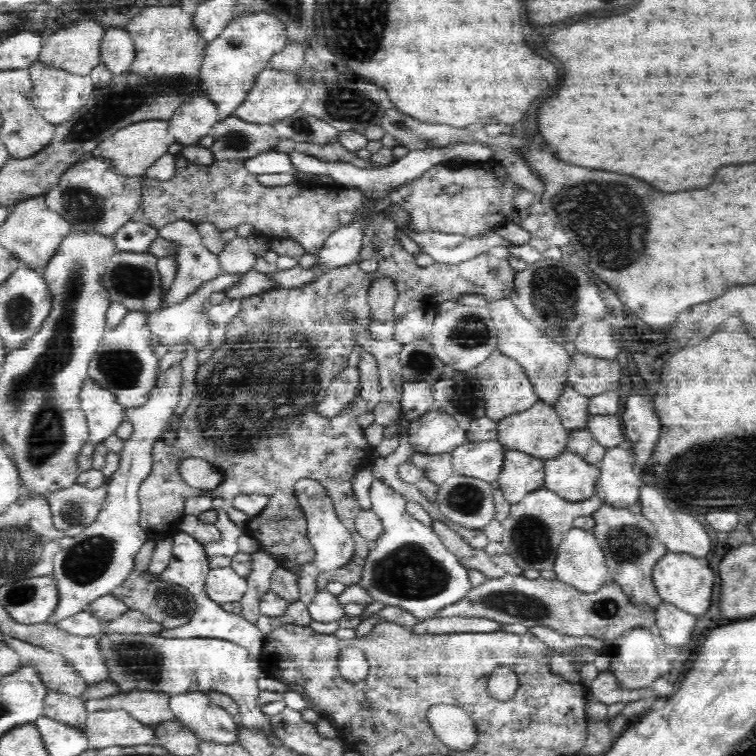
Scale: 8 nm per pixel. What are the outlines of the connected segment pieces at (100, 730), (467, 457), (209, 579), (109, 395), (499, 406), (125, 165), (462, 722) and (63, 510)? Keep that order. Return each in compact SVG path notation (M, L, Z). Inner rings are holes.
M124 710L90 712L86 727L89 750L92 751L114 746L150 744L155 736L153 726L138 722Z
M497 438L459 444L451 450L453 472L491 483L502 472L506 452Z
M231 565L211 568L205 578L205 591L218 604L239 601L247 587L247 580Z
M90 379L84 382L80 402L88 425L88 440L93 444L115 434L118 426L129 416L129 410L118 401L114 391Z
M498 350L491 352L470 370L480 380L485 398L485 416L492 420L498 422L510 416L530 411L530 408L539 402L523 368L514 359L501 354Z
M143 120L129 124L126 125L126 128L112 133L96 148L92 148L90 154L92 154L92 159L106 161L118 176L130 177L130 179L141 178L160 157L169 153L169 147L174 143L174 140L168 130L169 124L166 120Z
M438 706L428 712L430 725L436 735L452 748L466 749L475 742L475 728L462 708Z
M108 453L108 456L105 458L105 464L101 468L102 474L104 474L104 480L102 480L102 484L96 486L96 488L87 488L86 486L80 485L77 481L74 481L66 488L56 489L54 492L47 494L54 524L66 537L74 538L74 536L78 536L78 534L81 534L81 532L84 532L86 528L96 522L96 518L98 518L100 510L104 508L106 498L108 498L108 494L110 494L108 488L110 488L110 482L112 482L116 470L120 468L120 460L119 453Z

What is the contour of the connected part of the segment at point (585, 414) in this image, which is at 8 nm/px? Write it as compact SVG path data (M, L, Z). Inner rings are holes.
M566 386L564 395L560 396L554 408L567 431L578 431L588 426L588 420L591 418L589 397L574 392L572 387Z

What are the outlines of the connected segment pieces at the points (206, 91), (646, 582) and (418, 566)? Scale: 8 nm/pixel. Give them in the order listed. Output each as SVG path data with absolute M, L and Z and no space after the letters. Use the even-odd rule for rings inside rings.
M248 14L242 18L234 17L220 36L206 46L200 65L200 94L215 106L218 122L234 114L250 94L258 74L269 68L270 60L286 45L283 28L277 20L267 14Z
M640 501L629 504L626 508L603 504L592 517L595 520L592 533L605 554L611 578L622 587L632 606L656 614L666 602L658 594L654 584L654 566L669 552L665 544L658 540L656 525L644 515Z
M373 478L369 497L372 503L371 509L380 517L383 527L368 549L359 572L359 579L355 582L356 586L362 588L373 602L380 602L384 607L402 608L402 611L408 612L418 622L437 618L444 608L456 604L471 591L468 569L460 564L449 548L446 548L432 527L423 525L410 515L406 508L408 500L402 494Z

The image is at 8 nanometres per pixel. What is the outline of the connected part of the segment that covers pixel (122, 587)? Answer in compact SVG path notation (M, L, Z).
M132 568L125 579L110 593L122 600L129 608L149 614L149 618L160 622L167 630L182 627L197 612L196 597L186 585L164 579L160 573L156 573L150 568L146 568L146 570Z

